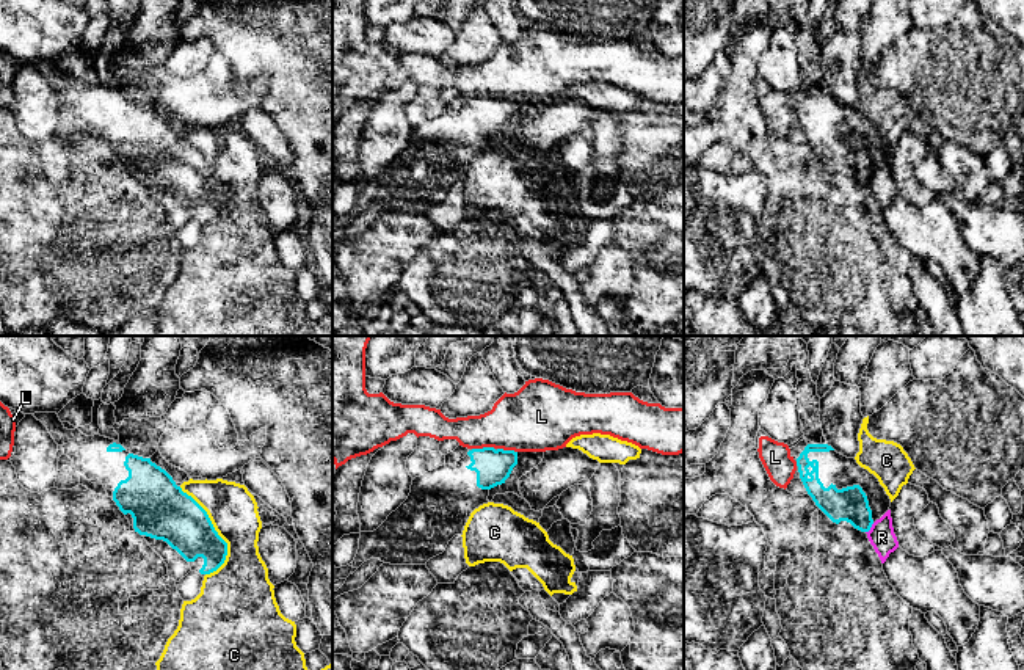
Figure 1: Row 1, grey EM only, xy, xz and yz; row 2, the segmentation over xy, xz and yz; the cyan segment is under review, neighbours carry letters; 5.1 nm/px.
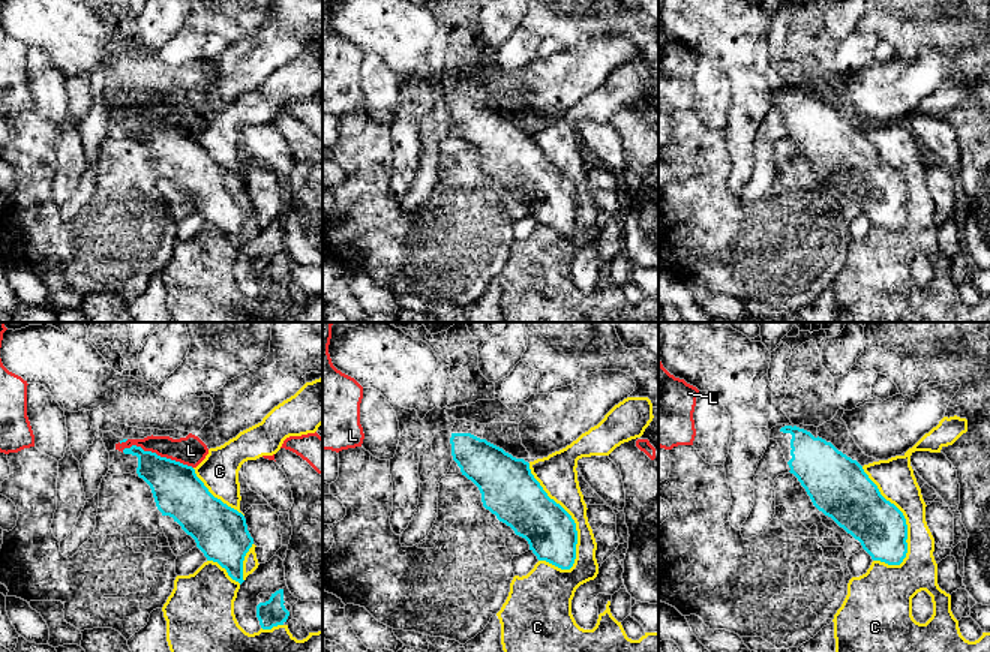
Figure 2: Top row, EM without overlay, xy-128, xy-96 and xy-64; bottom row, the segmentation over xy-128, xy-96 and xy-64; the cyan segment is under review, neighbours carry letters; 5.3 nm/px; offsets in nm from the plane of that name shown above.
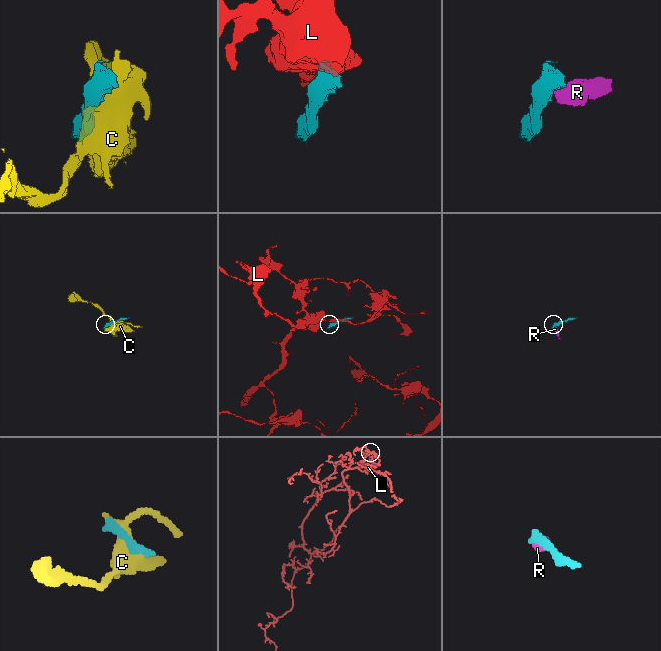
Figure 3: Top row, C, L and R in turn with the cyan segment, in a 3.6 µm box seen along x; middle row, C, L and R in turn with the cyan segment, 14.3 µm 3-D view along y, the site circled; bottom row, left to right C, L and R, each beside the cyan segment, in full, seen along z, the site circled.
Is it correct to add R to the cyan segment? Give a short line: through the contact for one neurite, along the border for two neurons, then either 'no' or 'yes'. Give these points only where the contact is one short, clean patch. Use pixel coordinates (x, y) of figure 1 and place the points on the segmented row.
line yz (874, 523), (866, 532); no

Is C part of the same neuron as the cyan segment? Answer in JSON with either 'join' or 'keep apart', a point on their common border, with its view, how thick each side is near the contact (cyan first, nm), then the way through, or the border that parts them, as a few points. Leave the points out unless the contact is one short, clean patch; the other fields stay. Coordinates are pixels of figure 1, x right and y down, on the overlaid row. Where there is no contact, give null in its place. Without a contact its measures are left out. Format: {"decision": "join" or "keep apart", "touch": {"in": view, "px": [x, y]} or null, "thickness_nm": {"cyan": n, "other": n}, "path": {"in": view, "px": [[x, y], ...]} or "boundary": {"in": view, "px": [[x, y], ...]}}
{"decision": "keep apart", "touch": {"in": "xy", "px": [215, 531]}, "thickness_nm": {"cyan": 280, "other": 260}}

